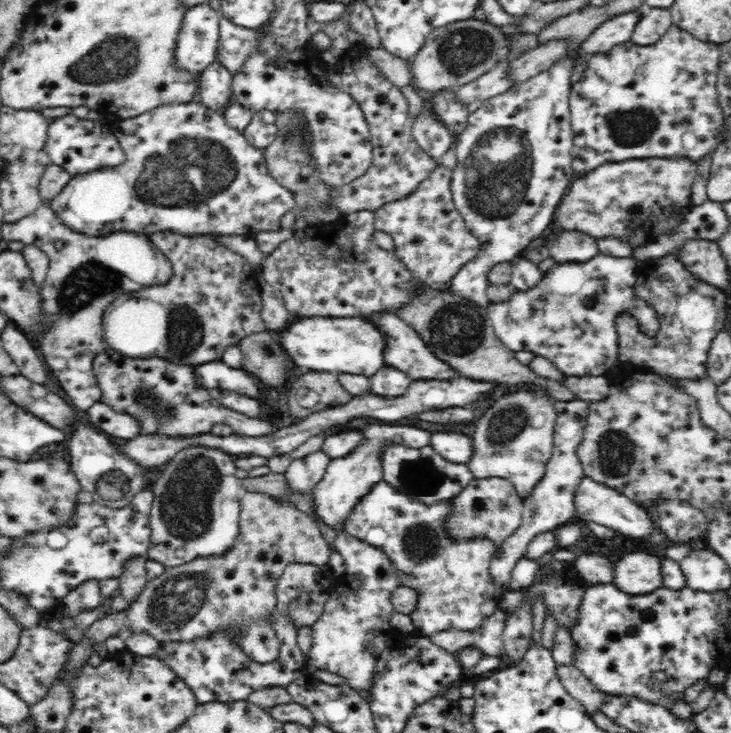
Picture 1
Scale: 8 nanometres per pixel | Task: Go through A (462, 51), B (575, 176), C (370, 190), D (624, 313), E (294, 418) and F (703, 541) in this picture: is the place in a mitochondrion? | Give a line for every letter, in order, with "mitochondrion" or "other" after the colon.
A: mitochondrion
B: other
C: other
D: other
E: other
F: other

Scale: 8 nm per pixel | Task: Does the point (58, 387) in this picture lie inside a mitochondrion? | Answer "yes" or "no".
no

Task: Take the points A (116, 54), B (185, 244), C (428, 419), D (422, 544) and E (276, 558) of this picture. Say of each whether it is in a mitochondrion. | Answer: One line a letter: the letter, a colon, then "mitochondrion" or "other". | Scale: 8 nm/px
A: mitochondrion
B: other
C: other
D: mitochondrion
E: other

